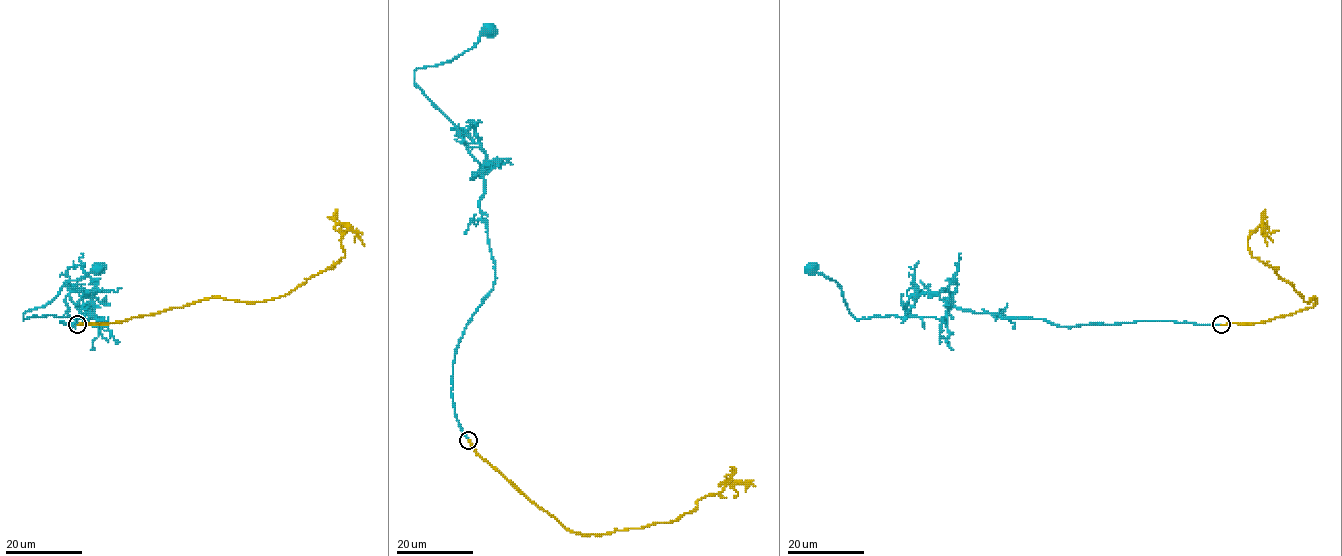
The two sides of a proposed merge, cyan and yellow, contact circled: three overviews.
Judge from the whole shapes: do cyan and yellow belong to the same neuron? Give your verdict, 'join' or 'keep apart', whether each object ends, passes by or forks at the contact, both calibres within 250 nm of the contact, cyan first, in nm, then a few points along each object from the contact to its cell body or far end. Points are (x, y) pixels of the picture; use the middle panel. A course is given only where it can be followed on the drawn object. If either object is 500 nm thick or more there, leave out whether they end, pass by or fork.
join; cyan ends; yellow ends; calibres 200 and 240 nm; course cyan (468, 439), (454, 410), (452, 364), (494, 281), (480, 209), (485, 184), (414, 71), (452, 61), (496, 30); course yellow (469, 440), (526, 497), (581, 534), (678, 519), (719, 493), (732, 467), (728, 479), (754, 485)

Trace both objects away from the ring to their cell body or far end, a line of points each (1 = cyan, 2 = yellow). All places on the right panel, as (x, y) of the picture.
1: (1220, 324), (1145, 320), (1062, 327), (956, 308), (943, 319), (856, 319), (842, 288), (811, 265)
2: (1221, 324), (1263, 322), (1315, 303), (1314, 296), (1306, 302), (1252, 256), (1248, 236), (1260, 224), (1266, 246)

